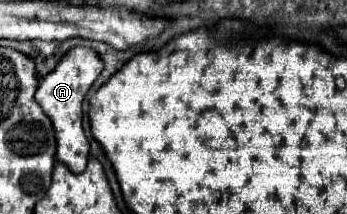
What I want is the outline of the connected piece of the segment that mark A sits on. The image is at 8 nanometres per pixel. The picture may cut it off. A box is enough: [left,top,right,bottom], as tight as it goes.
[35,47,103,173]

